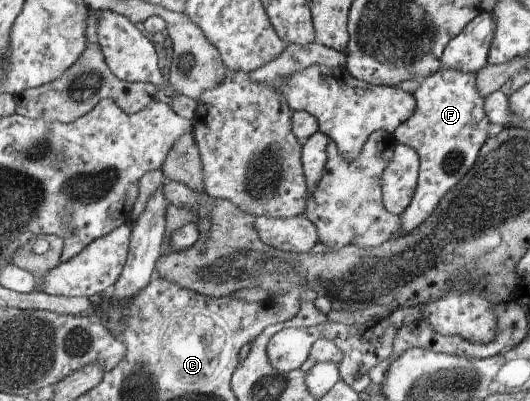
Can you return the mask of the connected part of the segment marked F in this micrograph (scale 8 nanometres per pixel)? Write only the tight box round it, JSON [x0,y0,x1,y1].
[395,69,496,235]

